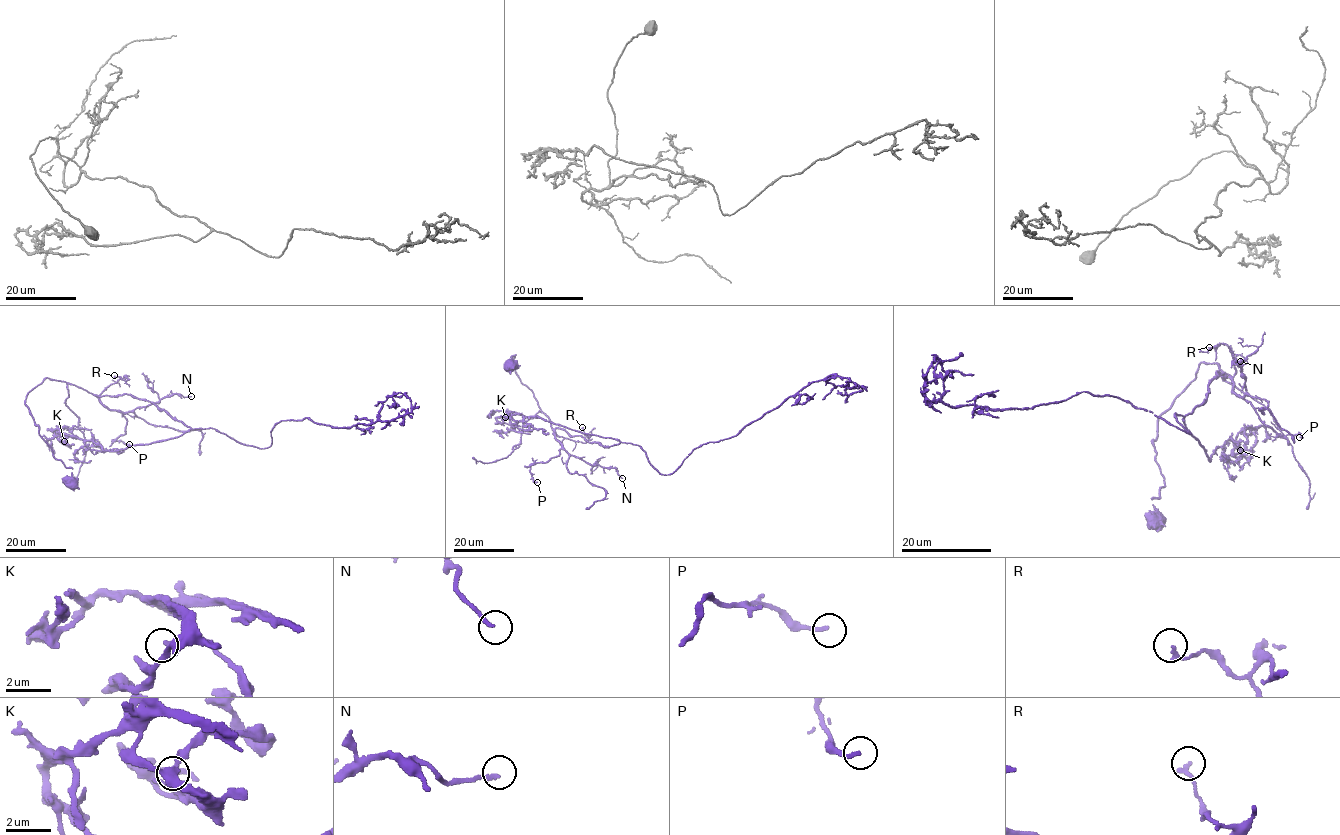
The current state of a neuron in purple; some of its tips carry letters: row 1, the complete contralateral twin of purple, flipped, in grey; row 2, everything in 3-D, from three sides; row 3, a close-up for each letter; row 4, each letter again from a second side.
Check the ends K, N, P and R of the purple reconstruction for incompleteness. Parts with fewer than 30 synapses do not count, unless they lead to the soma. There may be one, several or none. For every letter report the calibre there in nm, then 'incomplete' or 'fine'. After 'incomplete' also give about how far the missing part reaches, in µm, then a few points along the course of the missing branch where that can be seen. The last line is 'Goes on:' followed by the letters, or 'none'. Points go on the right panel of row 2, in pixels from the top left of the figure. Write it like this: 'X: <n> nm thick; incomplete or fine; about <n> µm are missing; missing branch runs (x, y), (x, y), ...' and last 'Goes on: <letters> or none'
K: 200 nm thick; fine
N: 180 nm thick; fine
P: 140 nm thick; fine
R: 180 nm thick; fine
Goes on: none

